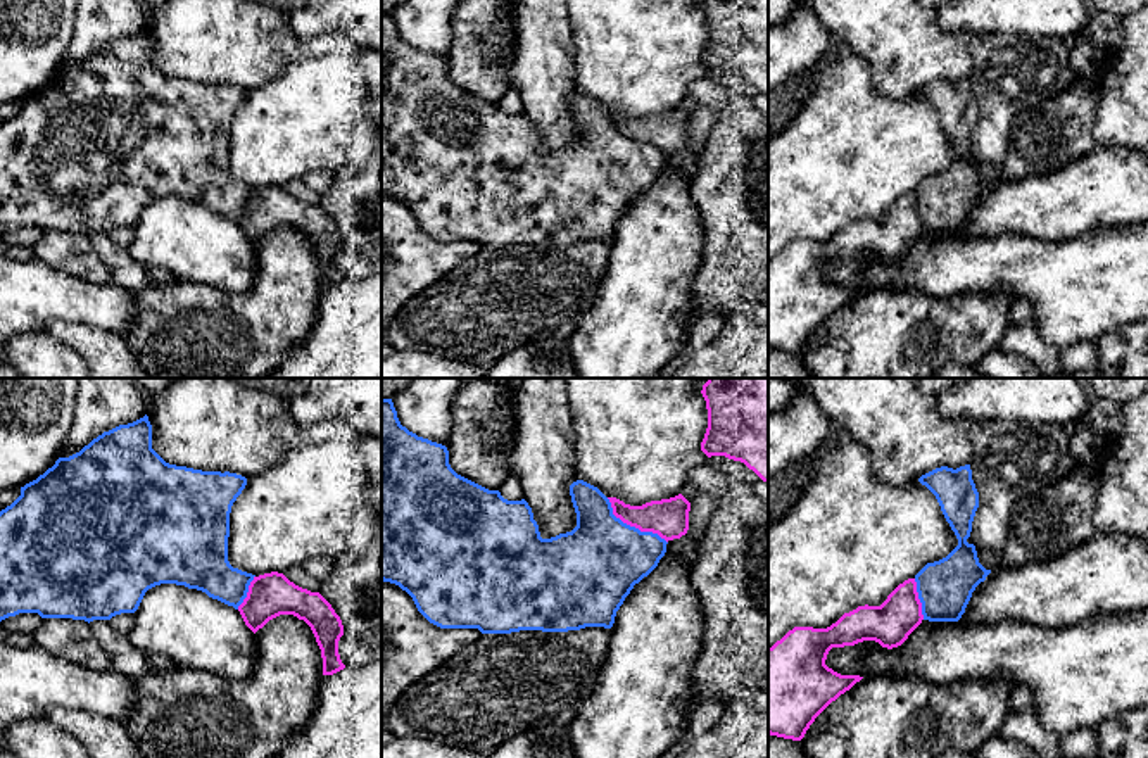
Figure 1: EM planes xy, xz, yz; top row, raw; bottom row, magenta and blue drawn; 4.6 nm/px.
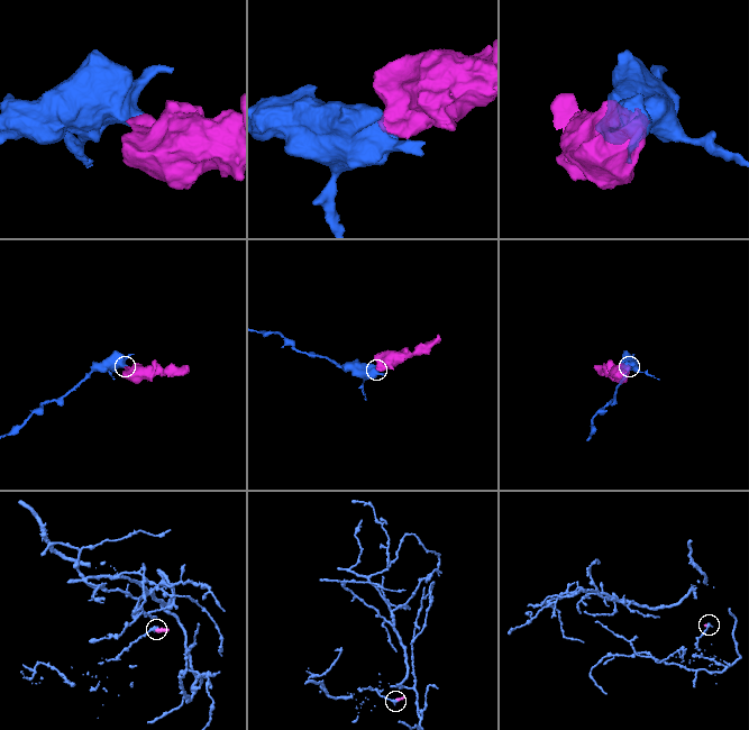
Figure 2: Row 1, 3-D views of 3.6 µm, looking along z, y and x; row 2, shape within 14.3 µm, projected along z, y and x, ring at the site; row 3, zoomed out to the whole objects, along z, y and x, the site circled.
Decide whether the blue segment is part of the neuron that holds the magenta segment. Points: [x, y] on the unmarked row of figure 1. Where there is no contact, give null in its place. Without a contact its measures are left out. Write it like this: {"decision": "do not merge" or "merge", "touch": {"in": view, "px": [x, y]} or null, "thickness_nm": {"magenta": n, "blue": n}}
{"decision": "do not merge", "touch": {"in": "xz", "px": [632, 138]}, "thickness_nm": {"magenta": 180, "blue": 400}}

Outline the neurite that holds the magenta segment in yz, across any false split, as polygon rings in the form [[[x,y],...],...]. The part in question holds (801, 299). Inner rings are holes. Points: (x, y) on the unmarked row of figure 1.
[[[908,192],[880,219],[858,219],[827,242],[794,240],[789,243],[768,261],[768,347],[801,354],[815,332],[863,292],[860,288],[841,288],[829,281],[825,273],[832,261],[875,254],[882,261],[893,262],[901,259],[922,233],[917,195]]]

